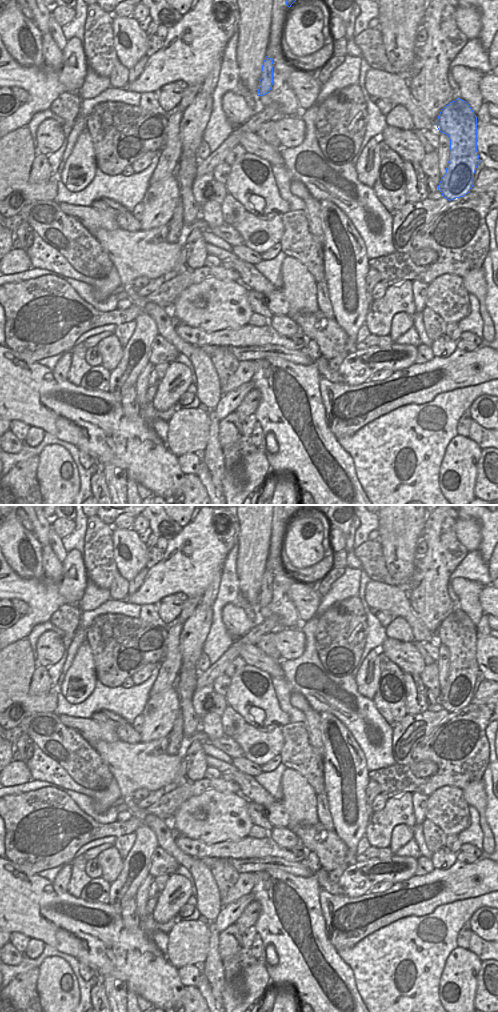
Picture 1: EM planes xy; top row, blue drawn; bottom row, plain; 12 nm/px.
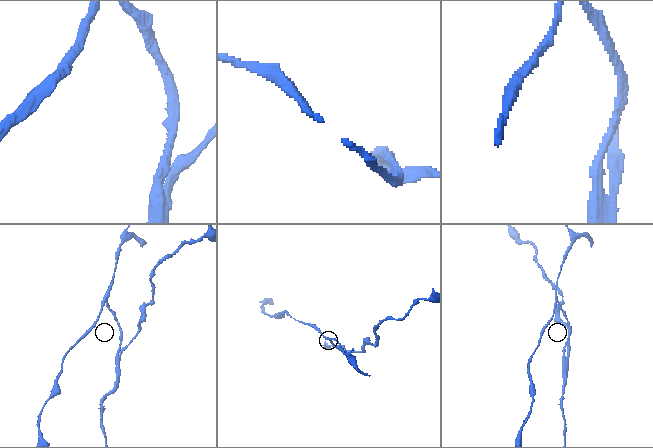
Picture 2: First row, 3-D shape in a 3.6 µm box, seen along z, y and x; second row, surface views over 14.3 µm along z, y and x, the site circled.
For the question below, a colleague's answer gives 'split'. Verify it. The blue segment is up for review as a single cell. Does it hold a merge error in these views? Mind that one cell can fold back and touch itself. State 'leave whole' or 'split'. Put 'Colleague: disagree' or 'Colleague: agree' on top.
Colleague: agree
split

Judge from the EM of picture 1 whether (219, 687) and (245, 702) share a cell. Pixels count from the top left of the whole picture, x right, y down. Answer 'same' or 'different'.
different

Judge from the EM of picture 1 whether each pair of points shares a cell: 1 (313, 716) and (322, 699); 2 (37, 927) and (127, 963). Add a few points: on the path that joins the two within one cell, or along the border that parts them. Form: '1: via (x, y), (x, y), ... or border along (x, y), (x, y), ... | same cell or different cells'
1: border along (300, 694), (318, 713) | different cells
2: via (59, 924), (70, 924), (82, 929), (105, 950) | same cell

